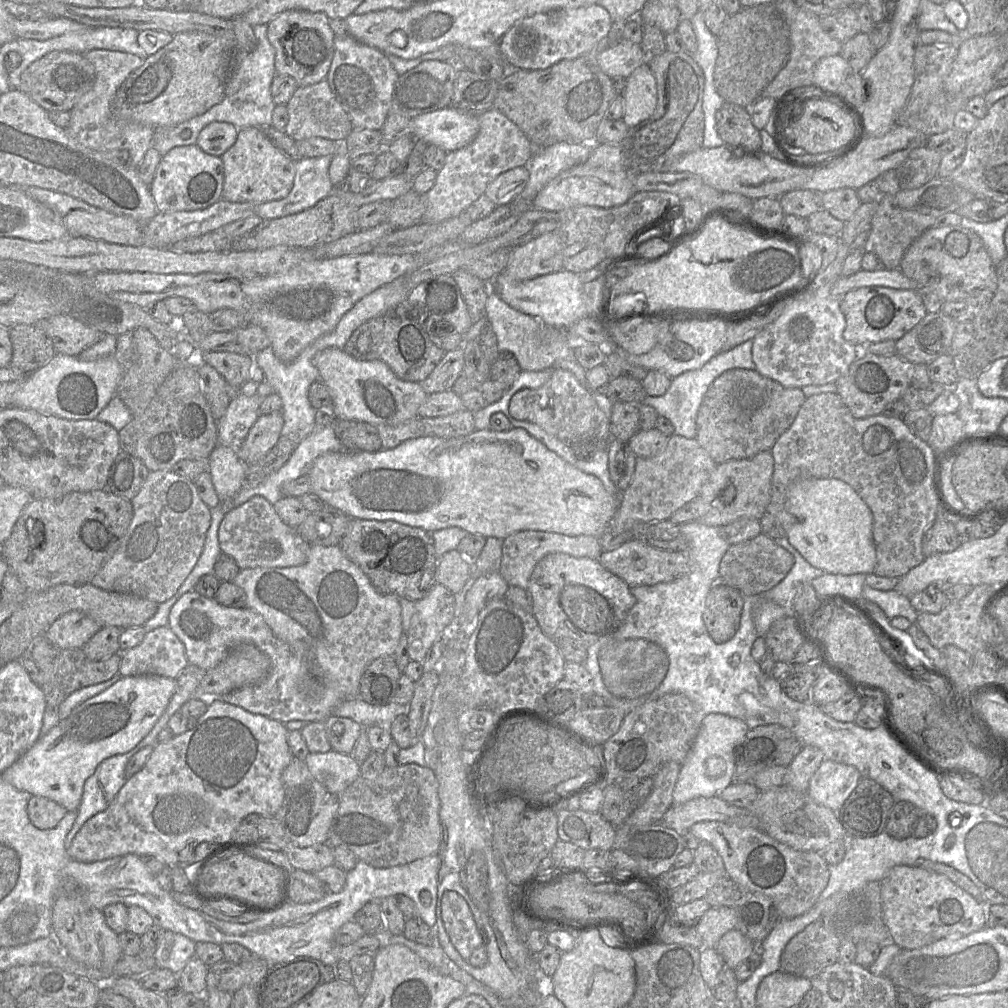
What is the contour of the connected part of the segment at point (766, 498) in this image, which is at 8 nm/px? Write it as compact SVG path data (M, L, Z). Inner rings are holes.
M770 451L759 452L758 454L750 458L736 459L724 463L718 463L715 470L712 472L709 479L707 480L707 482L703 485L700 494L695 499L693 499L696 502L698 502L698 512L700 515L699 520L693 522L700 522L706 526L723 527L725 525L735 522L740 518L753 518L753 519L760 520L763 514L765 513L766 508L771 500L771 479L772 479L773 471L774 471L774 459Z

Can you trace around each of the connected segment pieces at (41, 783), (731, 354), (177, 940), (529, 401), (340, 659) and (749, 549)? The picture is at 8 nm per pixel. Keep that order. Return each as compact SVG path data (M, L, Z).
M157 675L119 679L106 690L75 707L67 717L61 719L49 732L42 735L16 762L1 773L3 779L19 790L54 800L68 811L77 810L87 778L105 759L124 754L139 744L163 714L176 688L175 679Z
M753 339L747 340L732 349L721 351L701 368L686 371L672 378L671 385L662 396L647 396L643 404L655 408L659 416L668 418L674 426L674 434L686 438L696 438L696 417L703 397L713 381L722 373L733 368L744 368L756 370L756 365L752 359Z
M165 930L154 954L156 966L179 974L188 960L195 955L196 943L177 932Z
M555 368L550 379L540 388L517 392L510 401L509 411L515 419L536 424L567 445L581 450L608 449L610 419L598 407L591 392L568 370Z
M311 545L307 561L300 566L283 568L248 568L240 569L232 580L234 584L242 588L246 594L246 607L262 616L272 632L283 642L287 643L298 656L306 657L310 663L315 663L320 669L320 681L340 697L340 699L352 699L359 697L360 678L365 668L375 659L382 656L393 656L398 647L403 633L402 610L399 599L391 595L379 593L371 584L365 573L350 559L348 559L338 545L323 546Z
M761 533L757 537L731 545L719 565L719 582L736 588L744 597L758 596L779 584L792 569L794 557L772 538Z

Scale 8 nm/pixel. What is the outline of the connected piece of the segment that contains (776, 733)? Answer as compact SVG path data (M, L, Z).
M779 724L761 725L749 729L736 749L734 783L751 783L756 774L769 767L788 767L802 747L792 731Z

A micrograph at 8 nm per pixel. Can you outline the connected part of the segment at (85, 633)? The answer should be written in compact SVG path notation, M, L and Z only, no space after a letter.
M70 611L60 616L45 632L45 636L61 649L82 648L102 627L80 611Z

